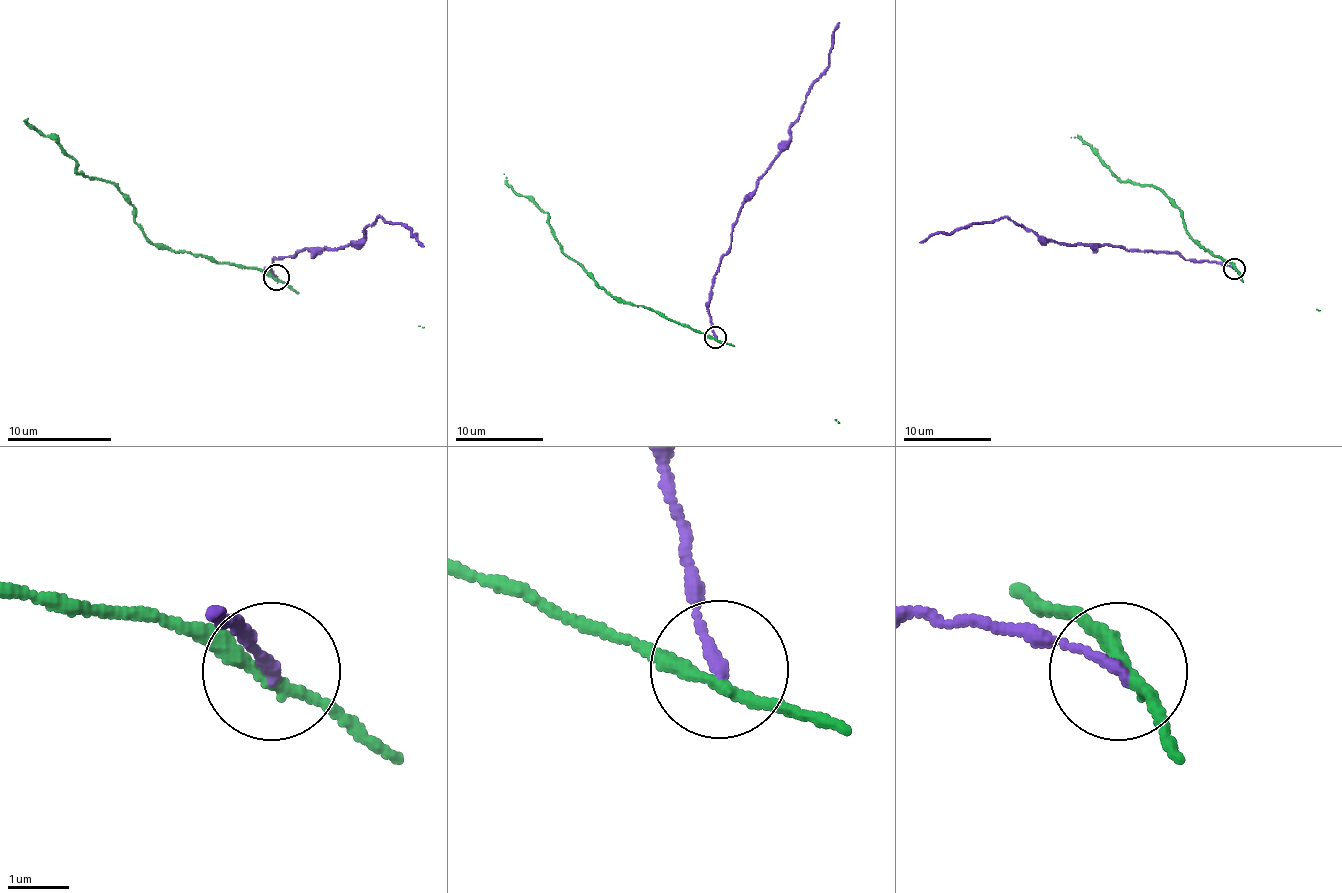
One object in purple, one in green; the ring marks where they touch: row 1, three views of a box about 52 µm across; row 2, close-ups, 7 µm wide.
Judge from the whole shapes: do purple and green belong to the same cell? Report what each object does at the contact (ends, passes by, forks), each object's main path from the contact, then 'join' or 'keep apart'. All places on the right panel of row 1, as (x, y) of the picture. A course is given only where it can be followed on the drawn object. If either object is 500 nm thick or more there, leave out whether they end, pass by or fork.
purple ends | green passes by | purple via (1233, 269), (1168, 252), (1060, 245), (1006, 216), (931, 234), (920, 243) | green via (1236, 269), (1227, 260), (1198, 245), (1183, 221), (1183, 212), (1159, 188), (1117, 179), (1080, 138), (1071, 138) | keep apart

